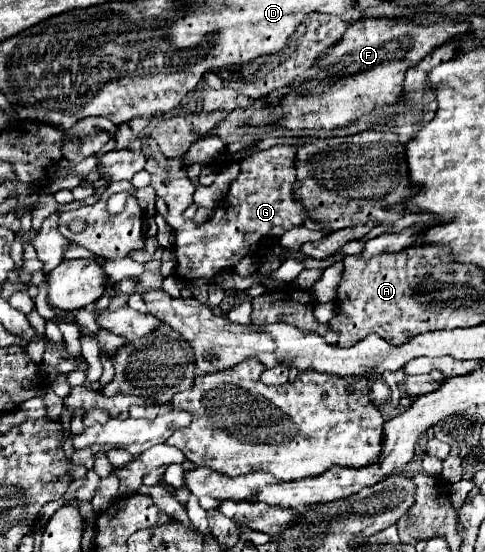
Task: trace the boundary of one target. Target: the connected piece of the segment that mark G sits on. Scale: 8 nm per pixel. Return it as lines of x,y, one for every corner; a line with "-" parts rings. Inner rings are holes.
276,145
259,151
261,155
251,155
241,161
241,171
231,183
231,189
227,193
227,199
217,209
217,215
211,220
196,225
193,220
184,220
182,213
184,206
193,203
195,186
189,179
185,159
169,159
169,163
163,167
149,157
145,171
151,175
150,185
156,195
164,199
167,204
167,223
175,231
173,250
177,257
177,271
175,275
179,279
205,279
211,283
211,279
221,273
223,269
233,269
245,255
249,255
249,249
263,247
269,239
279,239
285,231
303,225
305,221
305,209
303,205
293,197
293,185
297,179
295,169
296,148
289,145
-
163,177
169,177
169,183
161,183
-
227,213
229,213
229,225
227,225
-
212,233
209,237
209,234

